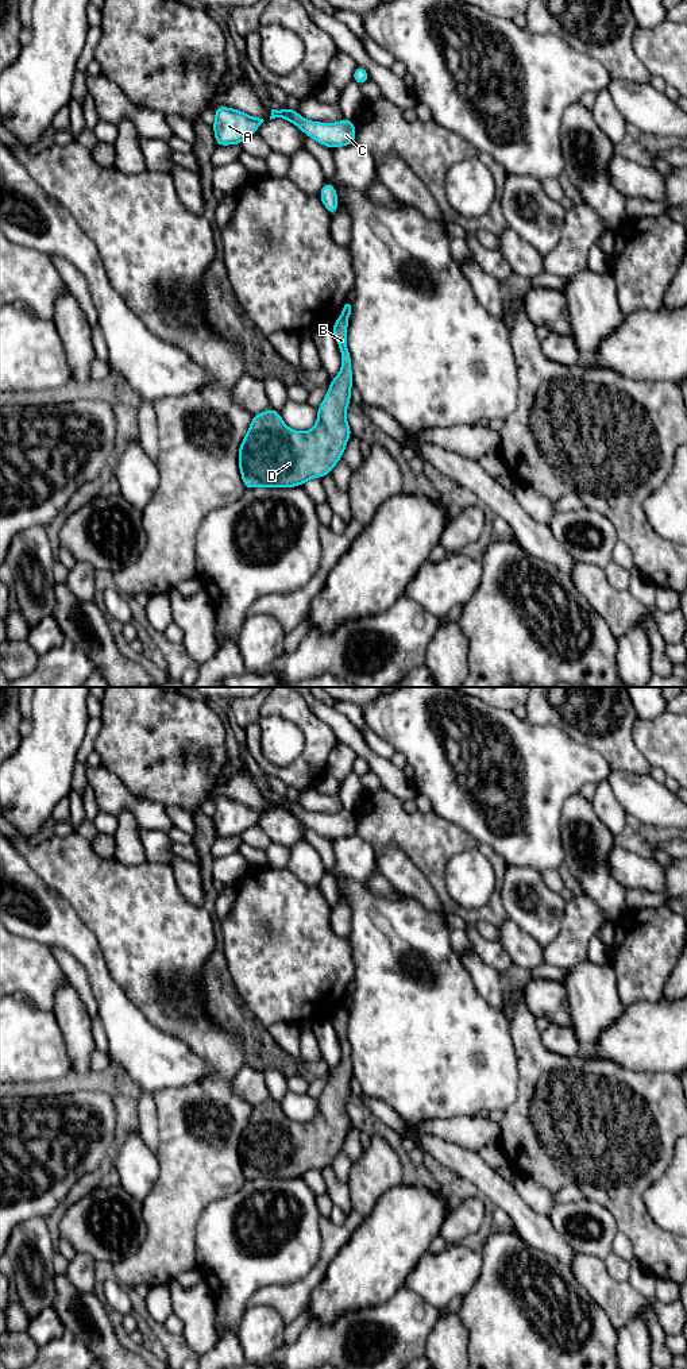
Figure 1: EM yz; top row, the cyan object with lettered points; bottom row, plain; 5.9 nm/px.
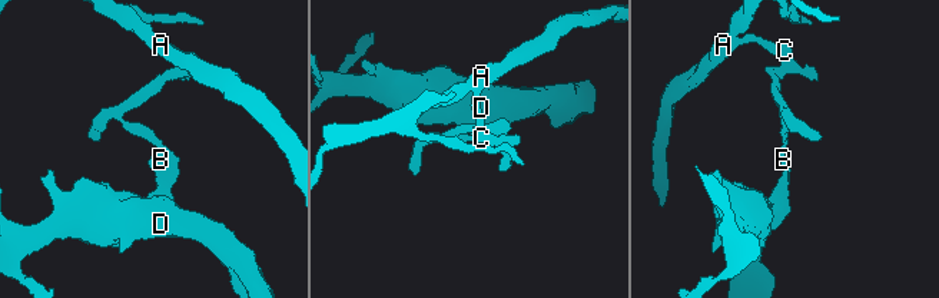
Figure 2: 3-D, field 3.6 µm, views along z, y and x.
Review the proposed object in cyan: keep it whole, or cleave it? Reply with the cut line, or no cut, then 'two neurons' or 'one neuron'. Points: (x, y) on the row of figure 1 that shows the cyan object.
cut in yz along (342, 313), (347, 319); two neurons

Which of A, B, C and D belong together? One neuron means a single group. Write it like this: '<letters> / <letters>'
A C / B D

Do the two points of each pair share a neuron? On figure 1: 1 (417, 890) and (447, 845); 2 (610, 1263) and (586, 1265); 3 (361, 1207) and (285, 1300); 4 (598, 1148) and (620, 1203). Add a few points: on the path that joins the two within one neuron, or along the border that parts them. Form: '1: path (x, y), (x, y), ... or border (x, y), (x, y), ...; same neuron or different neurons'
1: border (405, 853), (424, 875), (443, 905); different neurons
2: border (602, 1260), (606, 1271), (614, 1279), (628, 1281); different neurons
3: path (343, 1231), (330, 1245), (319, 1271), (309, 1281); same neuron
4: path (612, 1161), (620, 1190); same neuron

